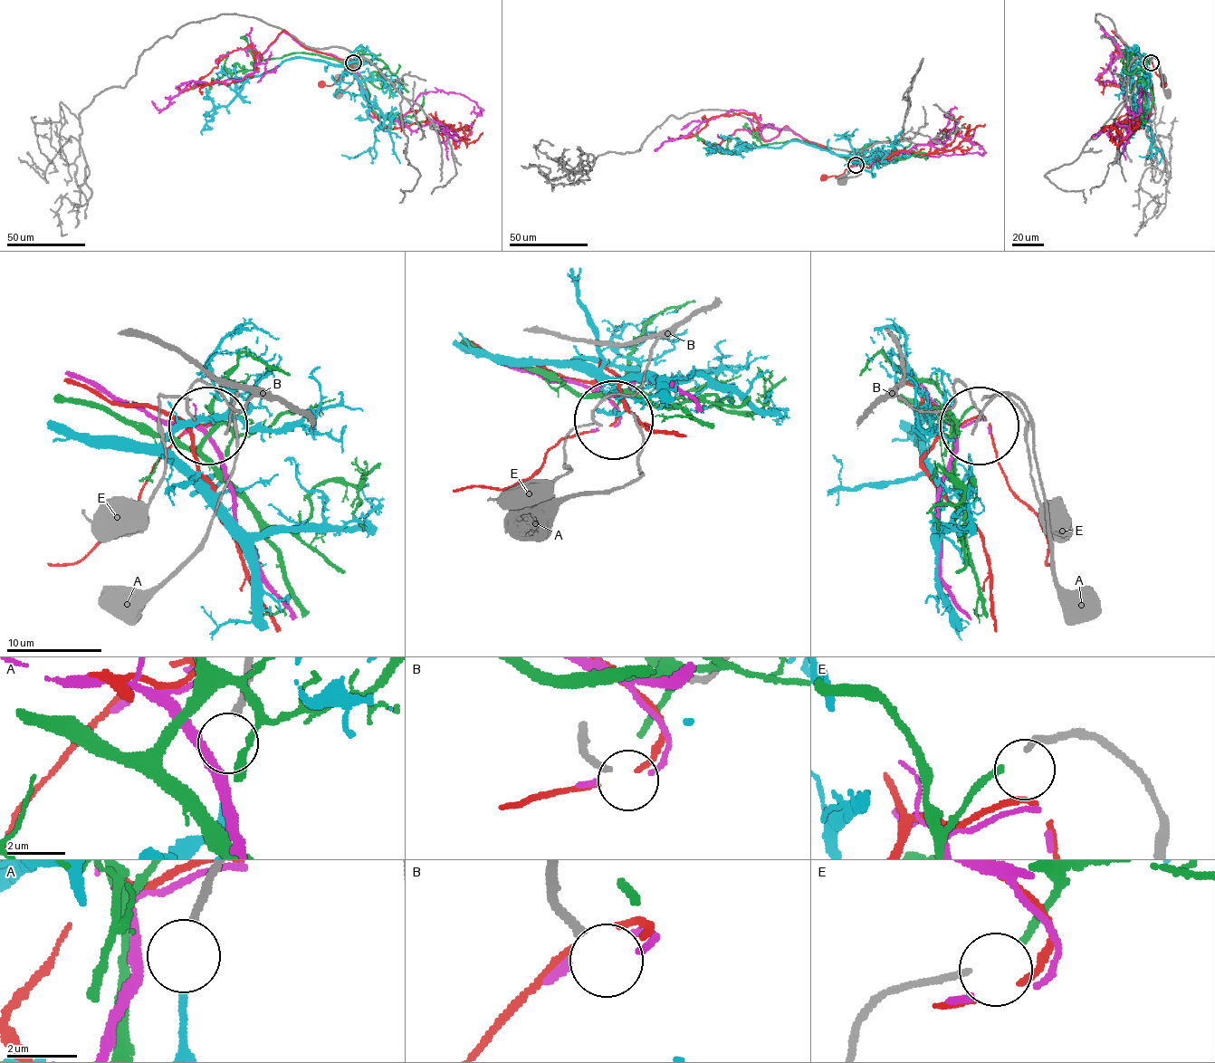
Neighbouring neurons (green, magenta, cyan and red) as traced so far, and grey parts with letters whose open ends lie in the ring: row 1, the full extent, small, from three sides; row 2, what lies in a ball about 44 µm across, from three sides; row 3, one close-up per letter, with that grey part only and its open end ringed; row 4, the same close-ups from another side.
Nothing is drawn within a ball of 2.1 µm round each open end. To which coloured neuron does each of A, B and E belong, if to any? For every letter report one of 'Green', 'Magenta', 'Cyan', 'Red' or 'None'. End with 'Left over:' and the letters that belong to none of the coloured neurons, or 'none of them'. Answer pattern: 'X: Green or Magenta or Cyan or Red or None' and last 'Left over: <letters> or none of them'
A: Cyan
B: None
E: Green
Left over: B

